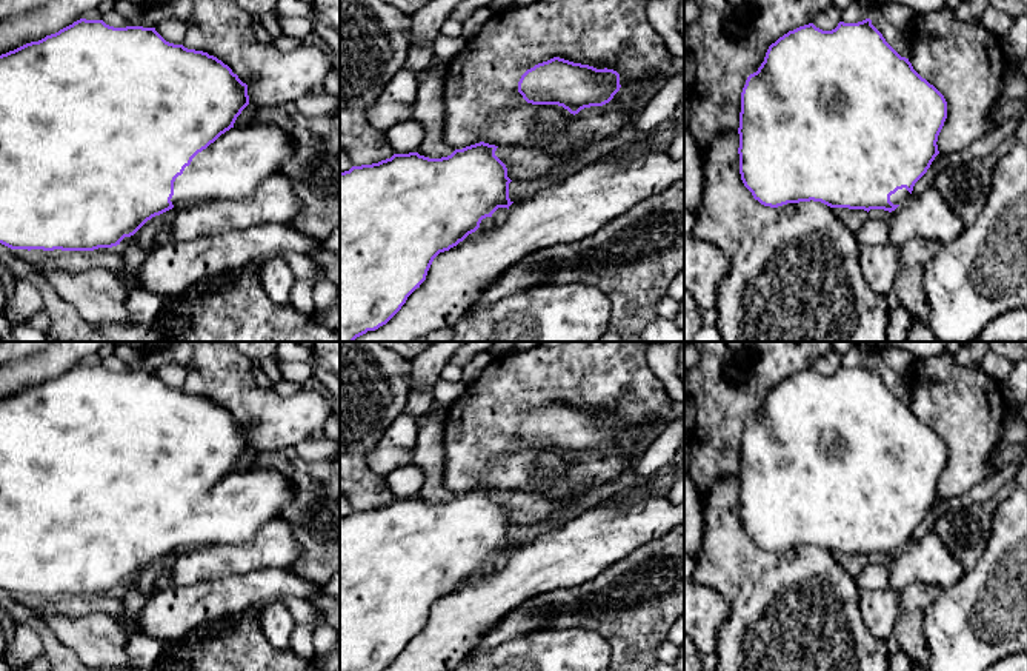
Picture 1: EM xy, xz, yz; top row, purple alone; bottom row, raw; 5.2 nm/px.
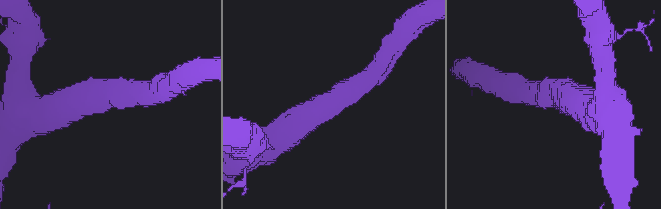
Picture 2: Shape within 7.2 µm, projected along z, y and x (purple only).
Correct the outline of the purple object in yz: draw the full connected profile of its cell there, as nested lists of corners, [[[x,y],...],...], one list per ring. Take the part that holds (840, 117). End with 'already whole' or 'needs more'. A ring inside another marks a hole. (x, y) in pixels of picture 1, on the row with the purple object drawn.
[[[870,18],[858,23],[839,22],[832,31],[823,31],[813,23],[789,31],[772,43],[764,62],[756,72],[750,74],[741,92],[740,112],[740,174],[744,186],[753,199],[764,206],[778,208],[787,203],[821,202],[830,208],[849,209],[884,209],[895,211],[913,191],[915,183],[927,172],[938,151],[938,135],[947,119],[947,102],[944,95],[922,78],[912,66],[909,58],[901,57],[872,25]]]; needs more

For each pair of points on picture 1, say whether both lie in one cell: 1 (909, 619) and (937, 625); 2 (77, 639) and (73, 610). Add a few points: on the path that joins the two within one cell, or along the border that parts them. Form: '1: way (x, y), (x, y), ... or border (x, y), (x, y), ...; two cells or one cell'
1: border (943, 590), (926, 611), (923, 622), (927, 654); two cells
2: border (111, 617), (89, 613), (45, 620); two cells

